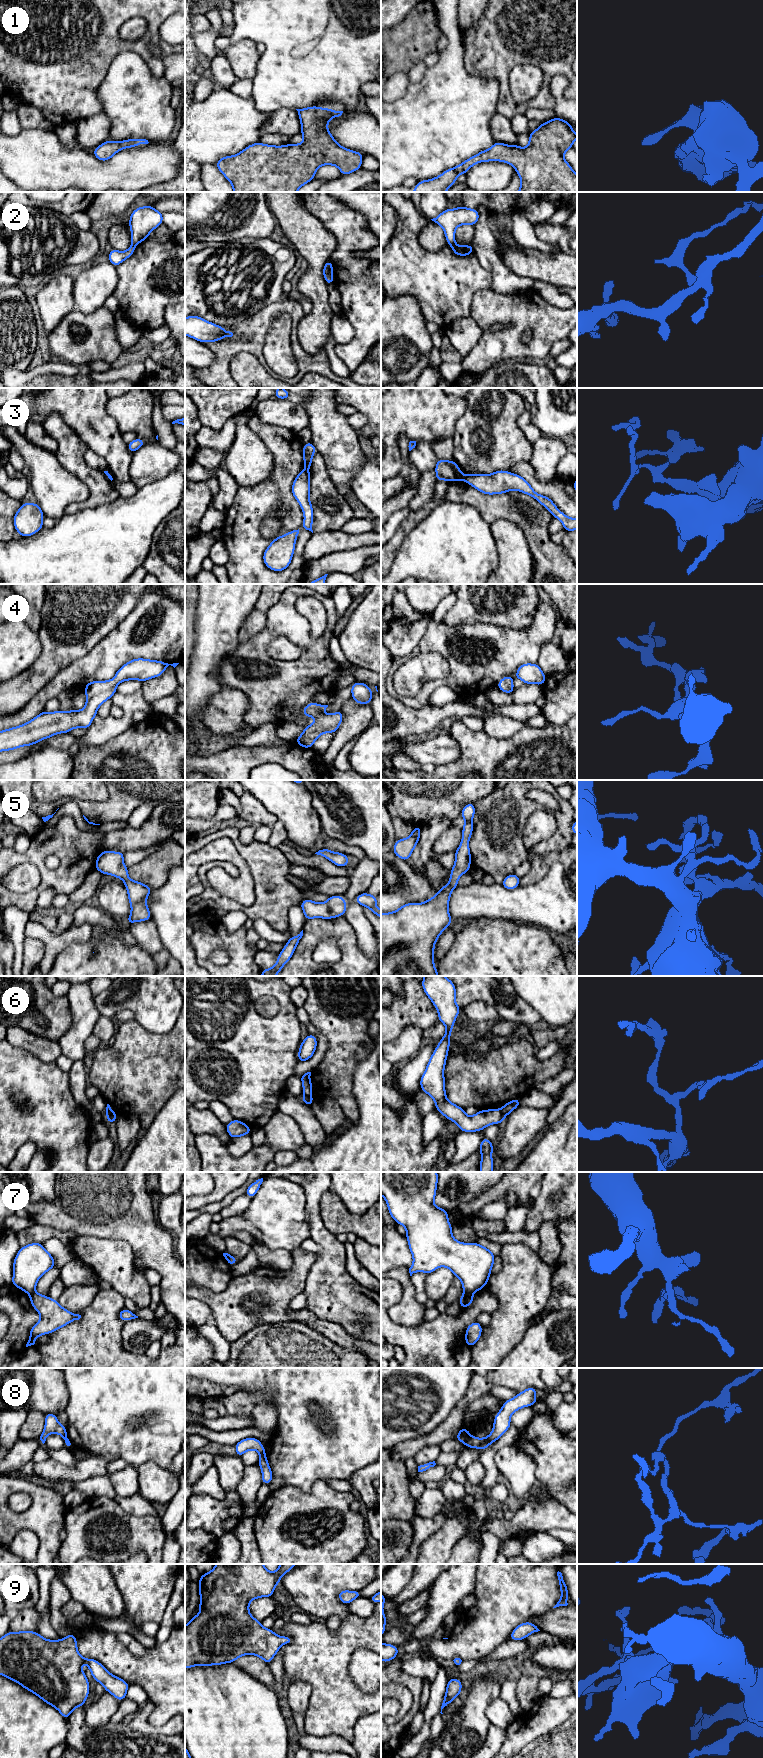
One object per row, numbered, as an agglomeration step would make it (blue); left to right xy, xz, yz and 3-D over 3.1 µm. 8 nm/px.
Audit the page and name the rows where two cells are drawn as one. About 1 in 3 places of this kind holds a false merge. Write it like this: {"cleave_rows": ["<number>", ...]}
{"cleave_rows": ["2", "3", "6", "7", "8"]}

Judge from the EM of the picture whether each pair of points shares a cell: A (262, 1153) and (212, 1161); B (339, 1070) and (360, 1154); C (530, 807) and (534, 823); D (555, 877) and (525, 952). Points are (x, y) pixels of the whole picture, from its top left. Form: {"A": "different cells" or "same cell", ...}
{"A": "same cell", "B": "different cells", "C": "different cells", "D": "different cells"}

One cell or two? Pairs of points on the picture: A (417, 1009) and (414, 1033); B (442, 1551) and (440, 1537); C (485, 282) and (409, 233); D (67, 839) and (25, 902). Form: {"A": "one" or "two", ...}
{"A": "two", "B": "one", "C": "one", "D": "one"}

